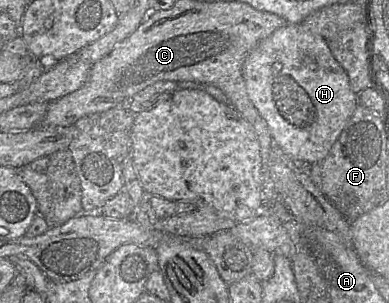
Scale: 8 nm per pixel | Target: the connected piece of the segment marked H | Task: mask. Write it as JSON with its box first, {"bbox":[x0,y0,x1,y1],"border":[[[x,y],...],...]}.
{"bbox":[242,23,358,166],"border":[[[301,23],[286,24],[275,30],[267,38],[263,39],[245,58],[242,73],[248,96],[259,114],[267,122],[274,144],[298,163],[305,163],[311,166],[317,161],[323,159],[329,153],[332,145],[339,137],[358,104],[358,94],[353,91],[347,72],[333,56],[327,41],[318,34],[313,34],[304,30]]]}

